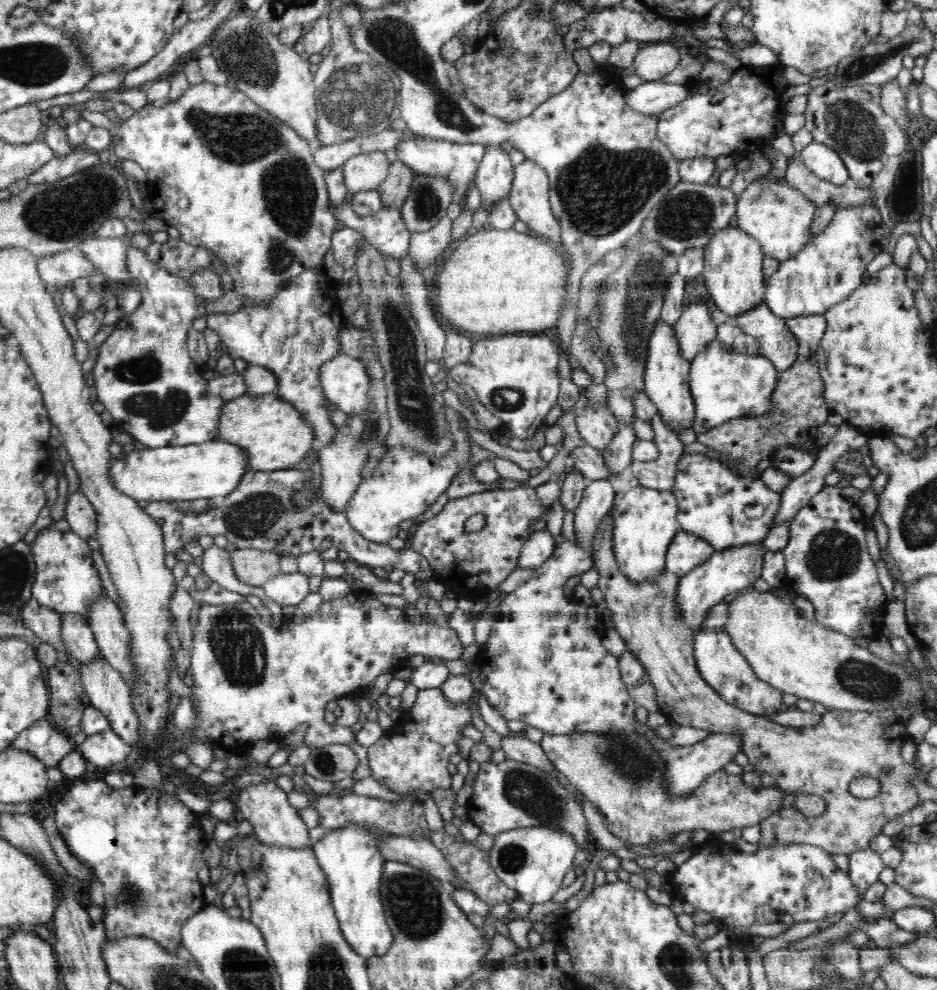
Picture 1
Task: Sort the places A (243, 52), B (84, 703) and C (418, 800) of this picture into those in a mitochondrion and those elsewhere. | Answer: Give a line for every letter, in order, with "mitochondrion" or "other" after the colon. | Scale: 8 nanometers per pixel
A: mitochondrion
B: other
C: other

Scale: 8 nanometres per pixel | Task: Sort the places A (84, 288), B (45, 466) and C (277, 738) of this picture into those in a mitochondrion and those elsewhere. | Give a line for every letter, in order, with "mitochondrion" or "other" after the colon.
A: other
B: other
C: other

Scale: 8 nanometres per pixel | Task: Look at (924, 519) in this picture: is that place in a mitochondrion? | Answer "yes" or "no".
yes

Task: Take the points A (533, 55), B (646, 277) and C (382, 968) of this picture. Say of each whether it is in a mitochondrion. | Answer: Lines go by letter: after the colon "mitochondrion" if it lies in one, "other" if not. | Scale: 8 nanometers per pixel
A: mitochondrion
B: mitochondrion
C: other

